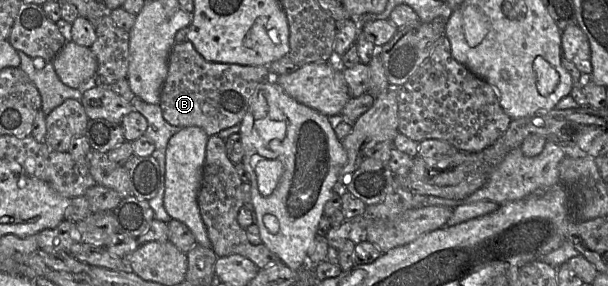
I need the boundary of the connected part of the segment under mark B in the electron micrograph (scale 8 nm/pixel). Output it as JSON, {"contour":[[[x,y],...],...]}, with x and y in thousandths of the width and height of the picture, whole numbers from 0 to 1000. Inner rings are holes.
{"contour":[[[308,140],[288,150],[281,171],[262,367],[278,434],[296,448],[327,444],[342,476],[357,472],[368,451],[396,434],[423,301],[449,273],[439,231],[342,217]]]}

